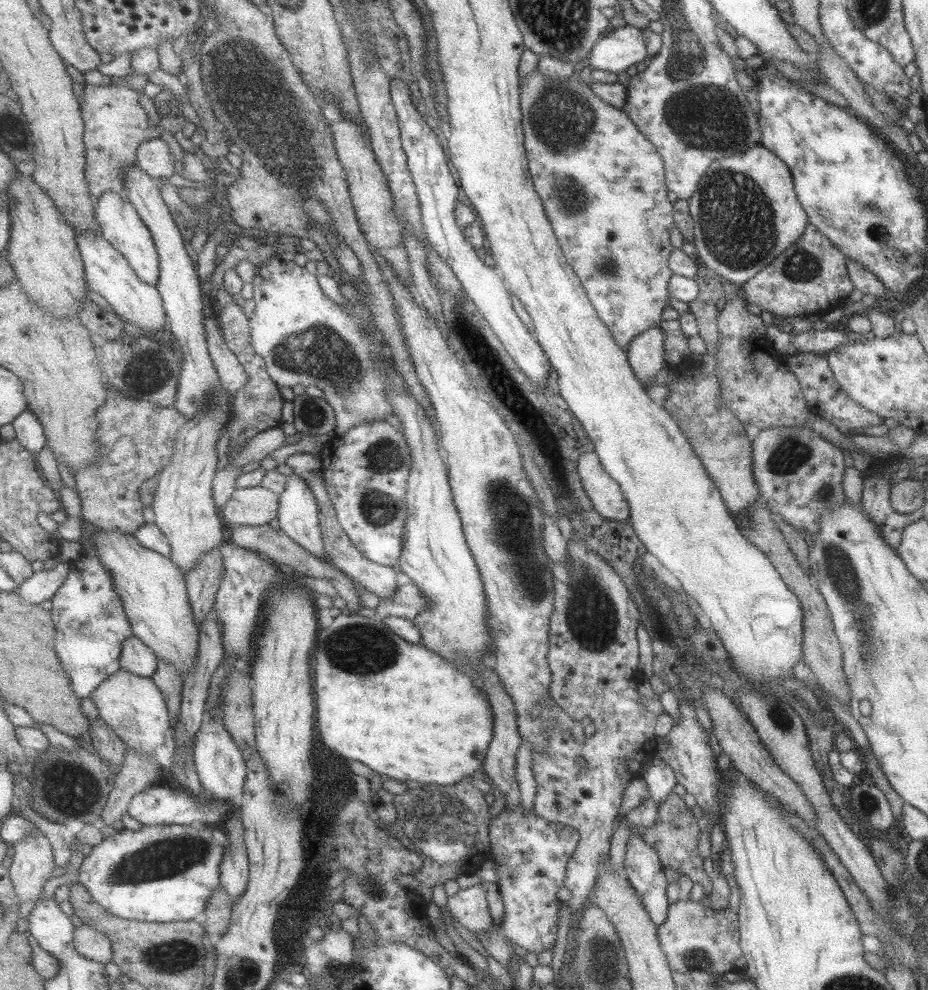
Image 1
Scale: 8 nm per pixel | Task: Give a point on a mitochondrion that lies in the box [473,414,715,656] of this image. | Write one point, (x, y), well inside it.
(592, 619)

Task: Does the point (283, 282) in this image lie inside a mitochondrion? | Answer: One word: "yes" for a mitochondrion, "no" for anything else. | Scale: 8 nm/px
no

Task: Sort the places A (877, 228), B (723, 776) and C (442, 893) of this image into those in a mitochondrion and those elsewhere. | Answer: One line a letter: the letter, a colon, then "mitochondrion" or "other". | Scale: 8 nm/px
A: mitochondrion
B: other
C: other

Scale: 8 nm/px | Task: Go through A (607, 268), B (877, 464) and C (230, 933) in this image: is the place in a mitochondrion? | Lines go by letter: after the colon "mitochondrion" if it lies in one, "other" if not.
A: mitochondrion
B: other
C: other

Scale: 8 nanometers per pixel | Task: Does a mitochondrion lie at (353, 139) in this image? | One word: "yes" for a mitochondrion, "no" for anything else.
no

